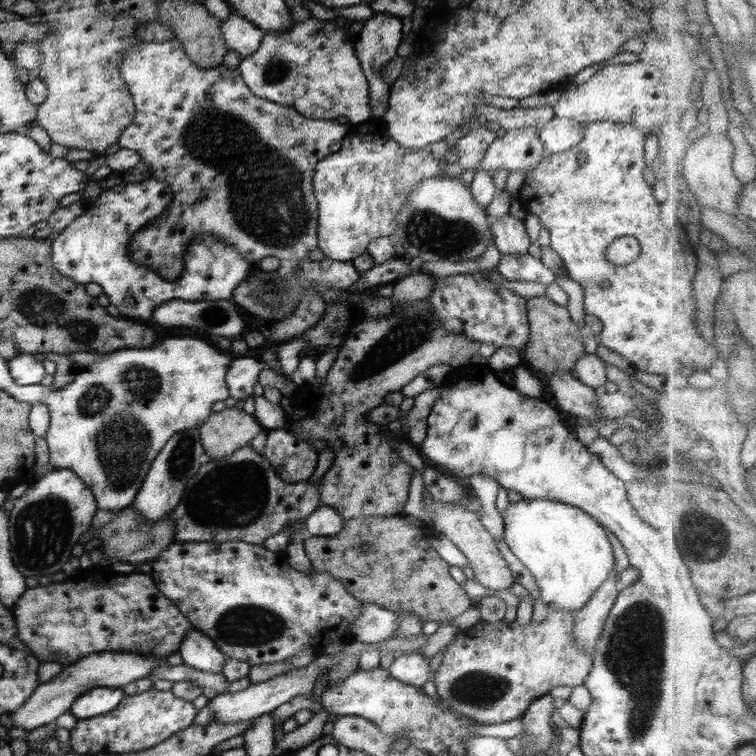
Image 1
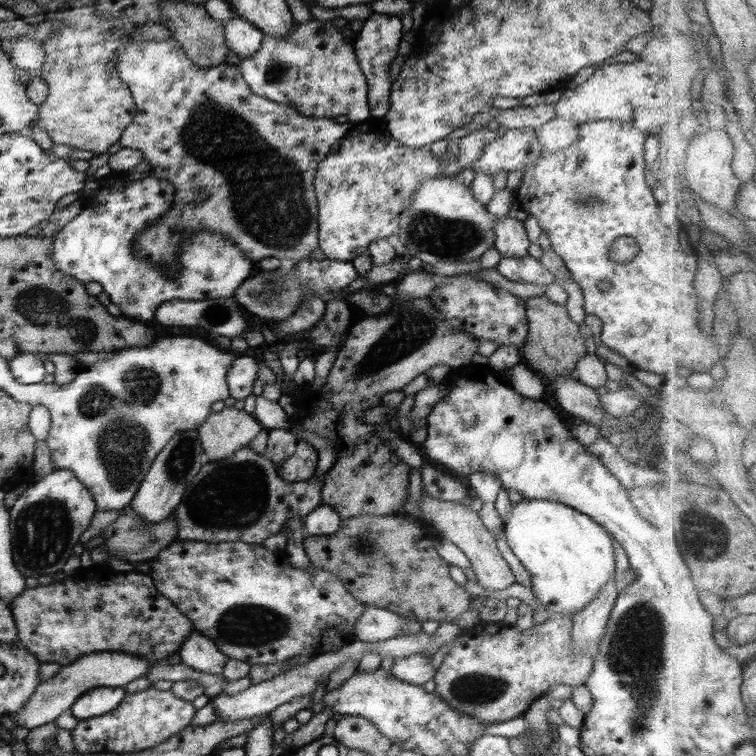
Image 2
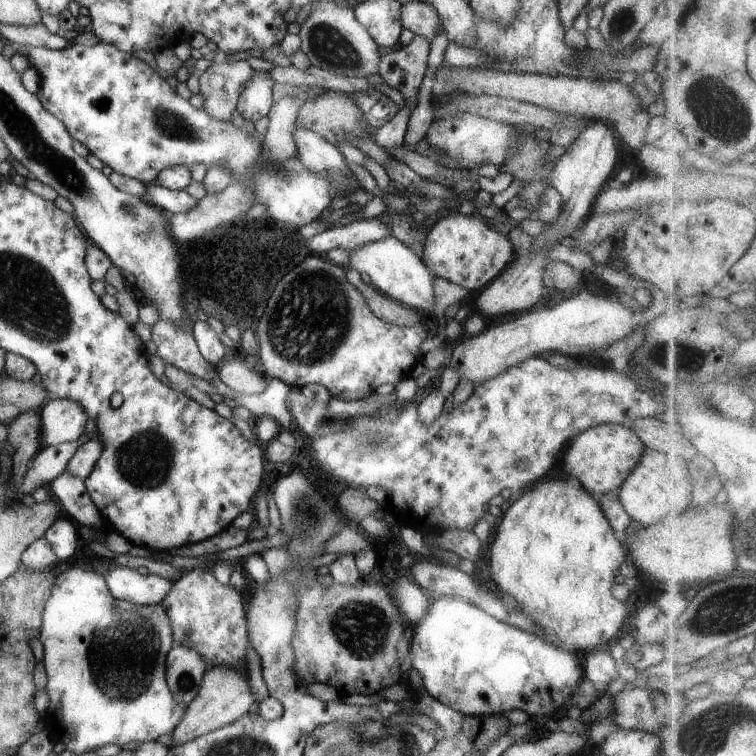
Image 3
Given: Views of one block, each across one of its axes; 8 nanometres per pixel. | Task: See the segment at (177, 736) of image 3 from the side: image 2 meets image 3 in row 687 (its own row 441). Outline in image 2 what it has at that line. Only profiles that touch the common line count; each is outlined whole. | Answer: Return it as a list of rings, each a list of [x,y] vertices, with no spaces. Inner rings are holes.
[[[232,406],[224,407],[219,412],[211,412],[197,431],[202,451],[208,457],[206,462],[210,462],[248,447],[263,429],[253,414]]]

